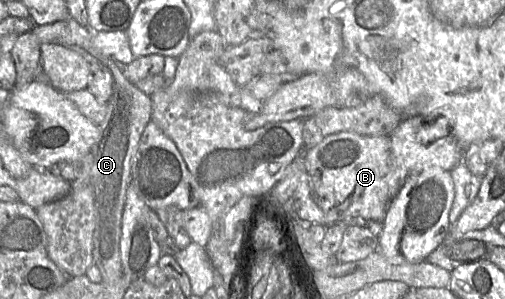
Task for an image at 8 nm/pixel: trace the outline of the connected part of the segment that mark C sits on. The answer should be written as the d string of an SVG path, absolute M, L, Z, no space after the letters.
M69 17L66 19L71 34L71 46L68 47L79 53L89 64L98 64L101 69L107 72L112 79L112 96L107 103L107 114L99 125L100 138L83 158L81 163L59 162L48 170L55 175L70 182L72 188L90 188L94 197L95 229L93 234L93 260L102 274L102 280L106 283L115 282L123 276L123 266L120 255L120 238L122 214L126 201L127 188L132 181L131 161L137 150L141 135L151 120L152 100L151 97L142 92L135 84L129 82L124 74L125 66L120 66L109 57L101 54L92 44L92 33L88 27L80 25L76 20Z

